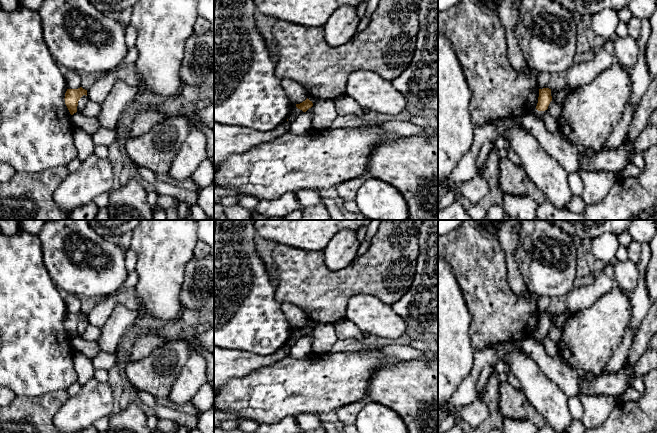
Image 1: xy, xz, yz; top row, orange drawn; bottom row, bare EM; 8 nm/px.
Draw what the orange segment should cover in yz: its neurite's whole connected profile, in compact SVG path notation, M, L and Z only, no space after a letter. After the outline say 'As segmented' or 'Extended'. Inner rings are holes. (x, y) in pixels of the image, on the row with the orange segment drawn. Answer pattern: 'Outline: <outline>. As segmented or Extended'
Outline: M549 88L539 89L539 97L536 109L538 111L547 110L551 101L552 101L551 89Z. As segmented

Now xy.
Outline: M82 87L78 89L67 89L64 99L71 115L77 112L78 101L83 95L87 96L87 90Z. As segmented

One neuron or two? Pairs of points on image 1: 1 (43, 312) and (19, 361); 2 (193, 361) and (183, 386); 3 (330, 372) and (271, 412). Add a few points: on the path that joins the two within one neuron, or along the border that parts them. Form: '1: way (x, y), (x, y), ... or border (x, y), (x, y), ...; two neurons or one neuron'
1: way (31, 324), (19, 337), (19, 349); one neuron
2: way (193, 367), (193, 375), (189, 380); one neuron
3: way (315, 383), (313, 385), (295, 386), (284, 397); one neuron

